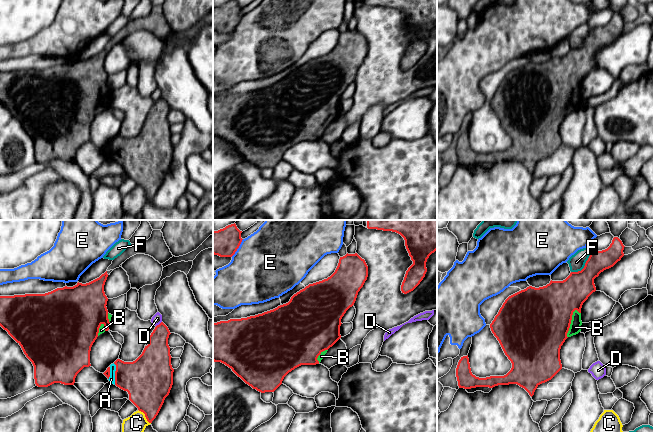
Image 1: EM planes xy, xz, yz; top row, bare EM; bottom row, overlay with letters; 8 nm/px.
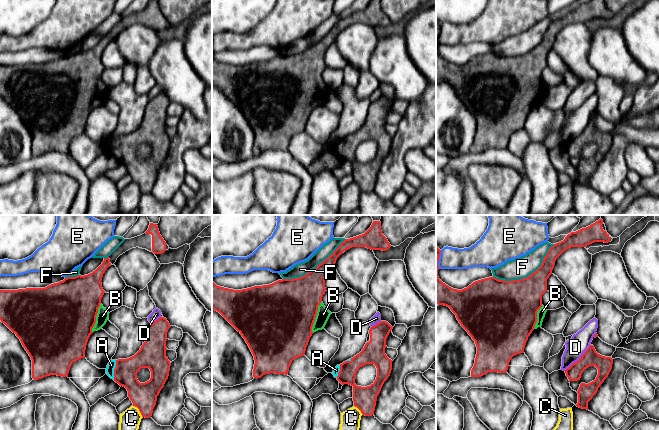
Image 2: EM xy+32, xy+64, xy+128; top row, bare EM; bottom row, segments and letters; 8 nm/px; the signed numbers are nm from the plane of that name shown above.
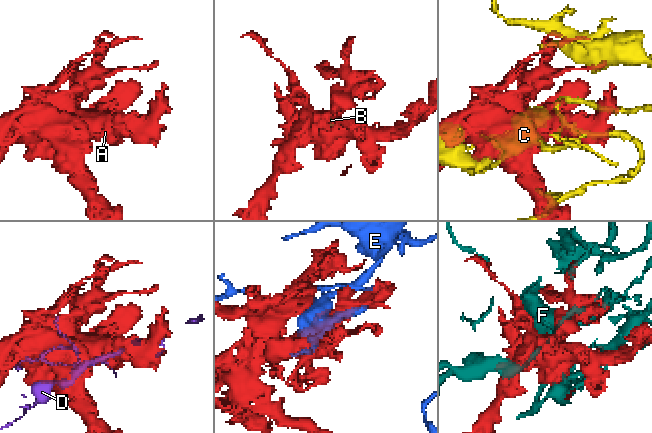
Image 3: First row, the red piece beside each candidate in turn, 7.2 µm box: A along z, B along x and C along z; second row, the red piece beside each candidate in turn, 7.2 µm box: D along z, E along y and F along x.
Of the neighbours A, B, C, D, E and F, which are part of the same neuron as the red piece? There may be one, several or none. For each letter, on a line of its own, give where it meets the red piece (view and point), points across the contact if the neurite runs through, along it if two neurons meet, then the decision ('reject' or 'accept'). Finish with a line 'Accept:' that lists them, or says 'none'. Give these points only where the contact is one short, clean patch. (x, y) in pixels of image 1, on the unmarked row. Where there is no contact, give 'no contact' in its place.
A: xy (115, 150) | across xy (145, 155), (115, 150), (111, 155) | accept
B: yz (570, 99) | across yz (539, 96), (564, 96), (570, 99), (575, 103) | accept
C: xy (145, 192) | reject
D: xy (159, 100) | reject
E: xz (238, 23) | reject
F: yz (584, 42) | reject
Accept: A, B

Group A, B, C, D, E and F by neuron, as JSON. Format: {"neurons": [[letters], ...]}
{"neurons": [["A", "B"], ["C"], ["D"], ["E"], ["F"]]}

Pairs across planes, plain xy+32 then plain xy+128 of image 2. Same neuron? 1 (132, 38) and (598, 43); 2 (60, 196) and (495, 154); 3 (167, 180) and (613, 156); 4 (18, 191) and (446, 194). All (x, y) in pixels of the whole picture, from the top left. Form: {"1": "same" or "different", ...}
{"1": "different", "2": "different", "3": "same", "4": "same"}

